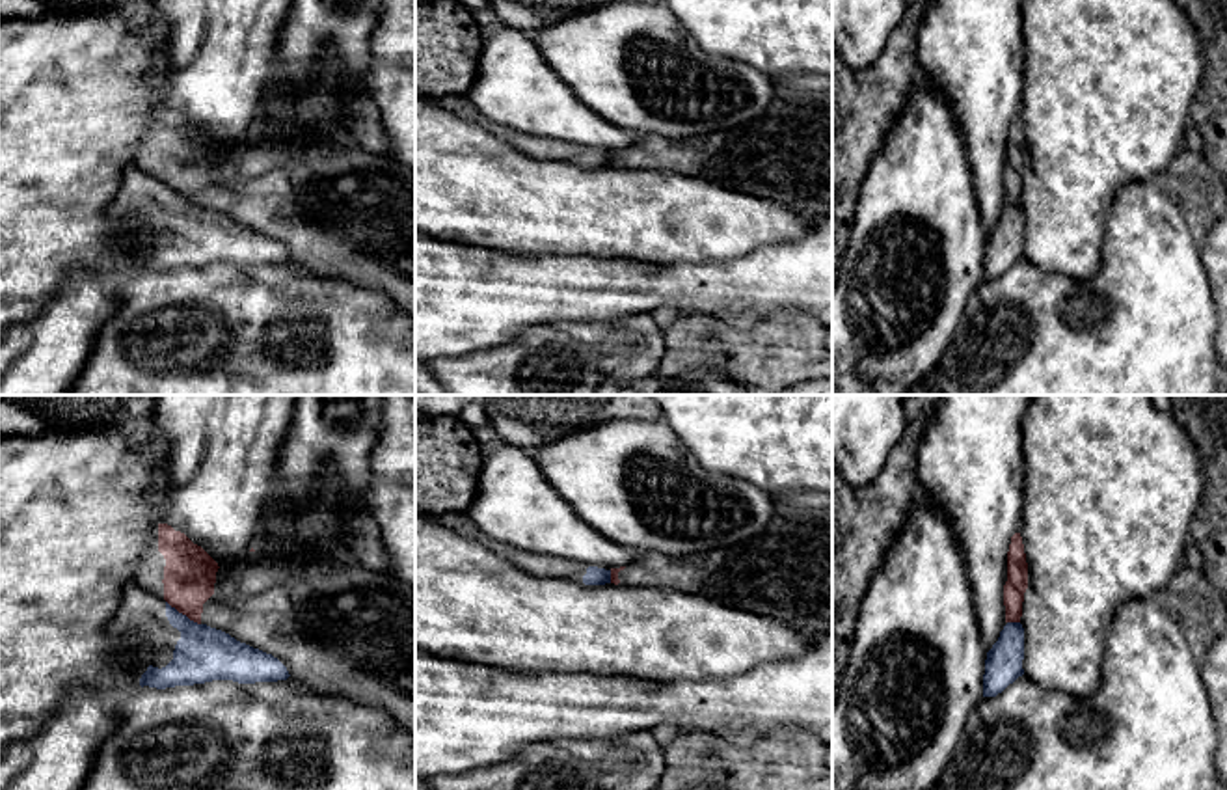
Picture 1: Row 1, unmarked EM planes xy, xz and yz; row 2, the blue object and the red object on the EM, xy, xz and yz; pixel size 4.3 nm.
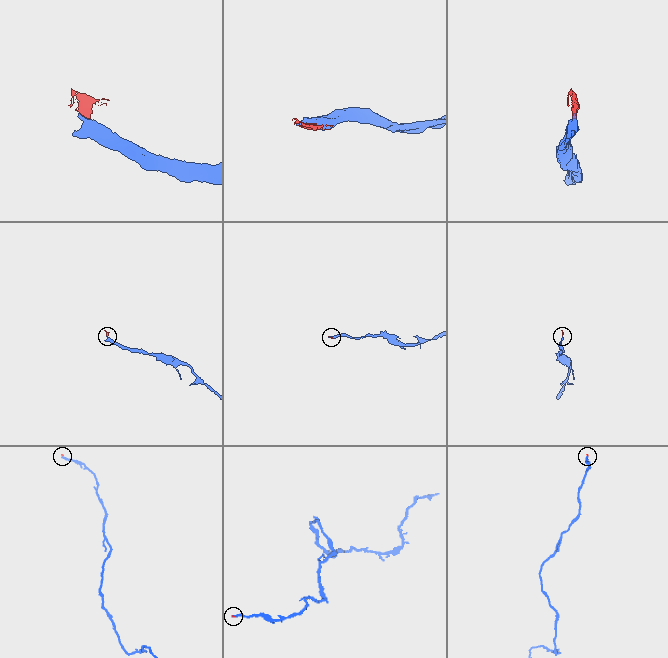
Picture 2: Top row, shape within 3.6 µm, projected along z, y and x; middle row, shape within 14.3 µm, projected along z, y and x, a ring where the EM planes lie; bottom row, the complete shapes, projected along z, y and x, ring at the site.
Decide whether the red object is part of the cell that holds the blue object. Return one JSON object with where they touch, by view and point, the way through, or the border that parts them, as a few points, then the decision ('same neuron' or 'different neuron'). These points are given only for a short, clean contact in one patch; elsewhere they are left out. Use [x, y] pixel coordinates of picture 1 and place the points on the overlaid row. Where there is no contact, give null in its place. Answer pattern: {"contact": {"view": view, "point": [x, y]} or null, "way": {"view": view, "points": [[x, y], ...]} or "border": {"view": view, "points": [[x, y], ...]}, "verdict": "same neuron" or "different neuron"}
{"contact": {"view": "xy", "point": [181, 613]}, "border": {"view": "xy", "points": [[166, 600], [200, 625]]}, "verdict": "different neuron"}

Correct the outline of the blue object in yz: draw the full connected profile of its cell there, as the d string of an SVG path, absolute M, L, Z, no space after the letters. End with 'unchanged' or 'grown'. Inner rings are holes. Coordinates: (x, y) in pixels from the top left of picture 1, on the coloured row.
M1007 622L998 641L987 652L983 674L983 697L996 697L1018 676L1024 674L1024 628L1020 622Z | unchanged

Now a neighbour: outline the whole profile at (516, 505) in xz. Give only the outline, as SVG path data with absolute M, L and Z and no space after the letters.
M508 443L486 456L479 494L465 516L490 538L536 555L572 559L598 568L629 566L642 555L590 529L549 484L531 451Z

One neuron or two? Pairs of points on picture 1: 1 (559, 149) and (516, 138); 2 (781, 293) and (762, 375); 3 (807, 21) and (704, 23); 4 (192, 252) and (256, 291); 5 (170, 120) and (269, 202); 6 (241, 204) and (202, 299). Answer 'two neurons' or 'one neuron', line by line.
1: one neuron
2: two neurons
3: one neuron
4: two neurons
5: one neuron
6: two neurons

